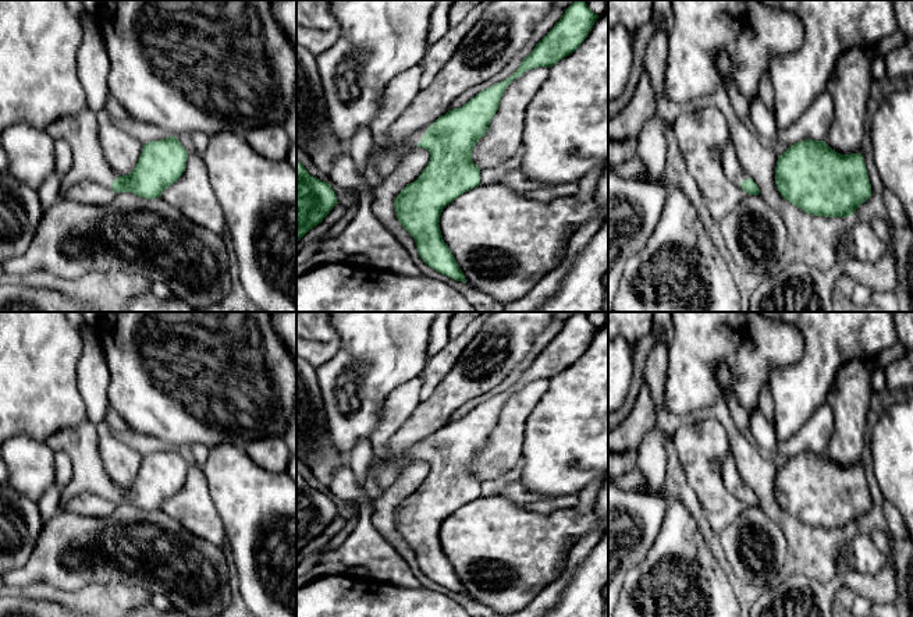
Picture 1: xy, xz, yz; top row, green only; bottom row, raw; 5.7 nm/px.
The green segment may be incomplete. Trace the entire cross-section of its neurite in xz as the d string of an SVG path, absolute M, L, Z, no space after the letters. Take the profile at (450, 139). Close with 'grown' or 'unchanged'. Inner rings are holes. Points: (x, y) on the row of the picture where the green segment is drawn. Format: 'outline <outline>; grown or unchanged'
outline M586 0L572 3L554 28L507 79L489 86L459 109L448 110L427 130L418 130L408 143L430 152L422 174L395 198L397 219L413 237L419 256L436 272L463 281L465 276L440 231L443 209L480 182L472 150L489 130L507 86L523 72L551 67L575 52L598 18Z; grown

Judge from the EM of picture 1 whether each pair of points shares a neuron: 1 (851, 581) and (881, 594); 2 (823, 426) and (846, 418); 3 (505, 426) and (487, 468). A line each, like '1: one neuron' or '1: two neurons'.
1: one neuron
2: two neurons
3: one neuron

